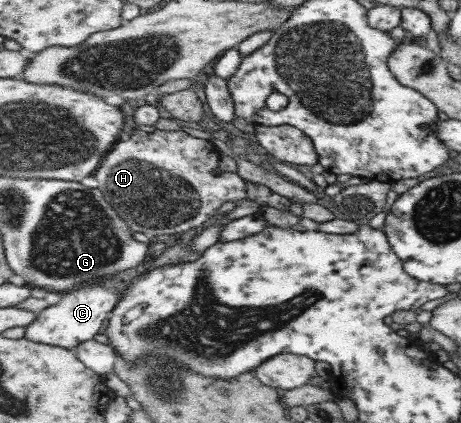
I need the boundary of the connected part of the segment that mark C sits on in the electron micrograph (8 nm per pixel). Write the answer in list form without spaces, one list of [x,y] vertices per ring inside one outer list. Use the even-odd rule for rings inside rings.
[[[104,281],[80,286],[75,290],[62,294],[57,304],[47,307],[43,312],[39,312],[39,318],[35,319],[30,326],[26,327],[24,337],[50,345],[65,347],[74,350],[80,343],[94,339],[104,321],[110,319],[116,306],[124,297],[116,289],[108,289]]]

